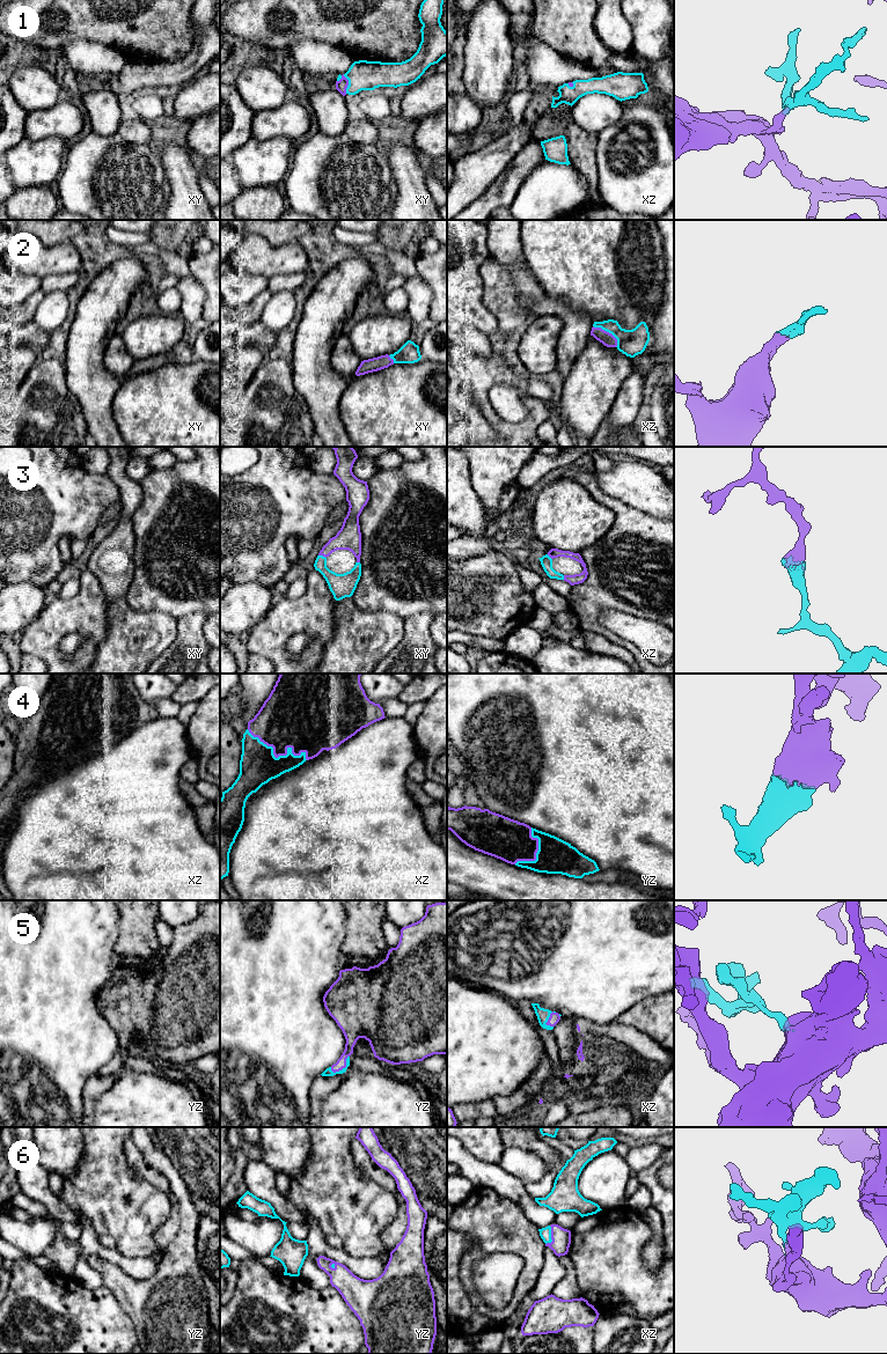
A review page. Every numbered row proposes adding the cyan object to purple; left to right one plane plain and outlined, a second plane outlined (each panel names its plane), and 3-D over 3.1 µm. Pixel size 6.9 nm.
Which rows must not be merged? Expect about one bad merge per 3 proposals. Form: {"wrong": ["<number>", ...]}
{"wrong": []}

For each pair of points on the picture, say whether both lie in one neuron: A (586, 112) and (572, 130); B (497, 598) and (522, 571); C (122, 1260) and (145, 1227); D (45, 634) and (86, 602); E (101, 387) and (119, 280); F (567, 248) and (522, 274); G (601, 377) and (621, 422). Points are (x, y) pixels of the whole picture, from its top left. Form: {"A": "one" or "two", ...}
{"A": "two", "B": "two", "C": "two", "D": "one", "E": "one", "F": "two", "G": "two"}

